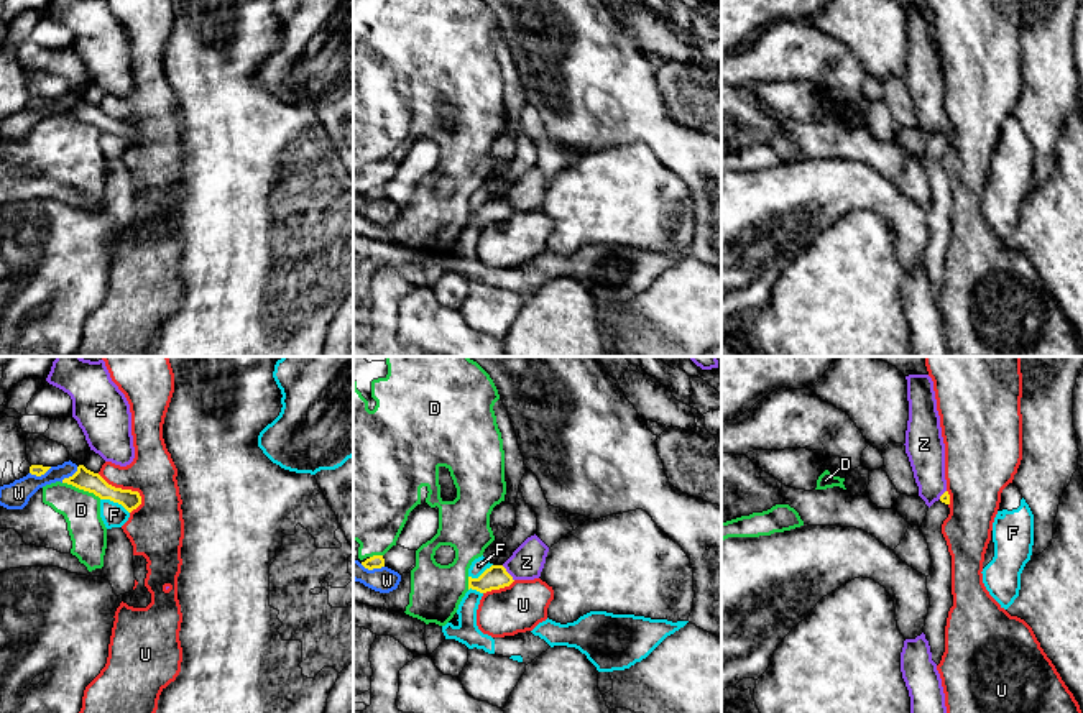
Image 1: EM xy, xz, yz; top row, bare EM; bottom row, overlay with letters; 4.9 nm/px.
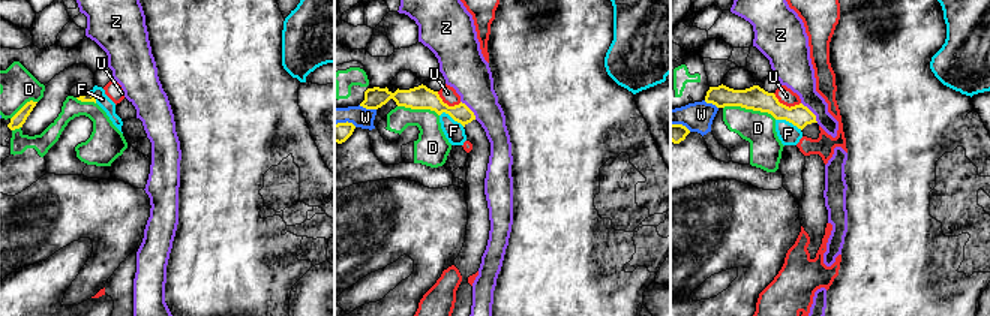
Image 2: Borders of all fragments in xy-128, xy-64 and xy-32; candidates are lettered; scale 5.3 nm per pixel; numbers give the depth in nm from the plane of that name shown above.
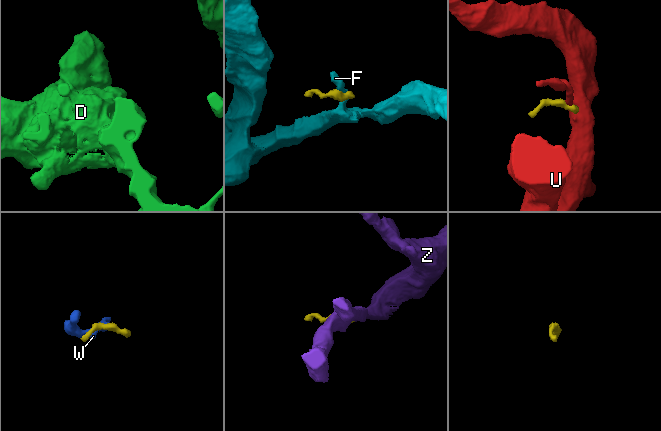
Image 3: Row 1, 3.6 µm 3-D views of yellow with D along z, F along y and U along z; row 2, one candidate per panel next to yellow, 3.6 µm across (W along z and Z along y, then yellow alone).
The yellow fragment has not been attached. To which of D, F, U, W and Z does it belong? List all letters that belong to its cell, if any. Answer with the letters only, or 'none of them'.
none of them

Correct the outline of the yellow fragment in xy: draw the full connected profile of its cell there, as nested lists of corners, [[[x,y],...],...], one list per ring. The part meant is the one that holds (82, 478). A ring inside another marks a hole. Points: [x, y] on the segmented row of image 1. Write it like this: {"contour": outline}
{"contour": [[[79,465],[77,472],[72,476],[64,478],[62,483],[94,493],[100,499],[118,503],[128,513],[141,504],[141,496],[138,491],[115,488],[108,485],[99,473],[87,470],[84,465]]]}

